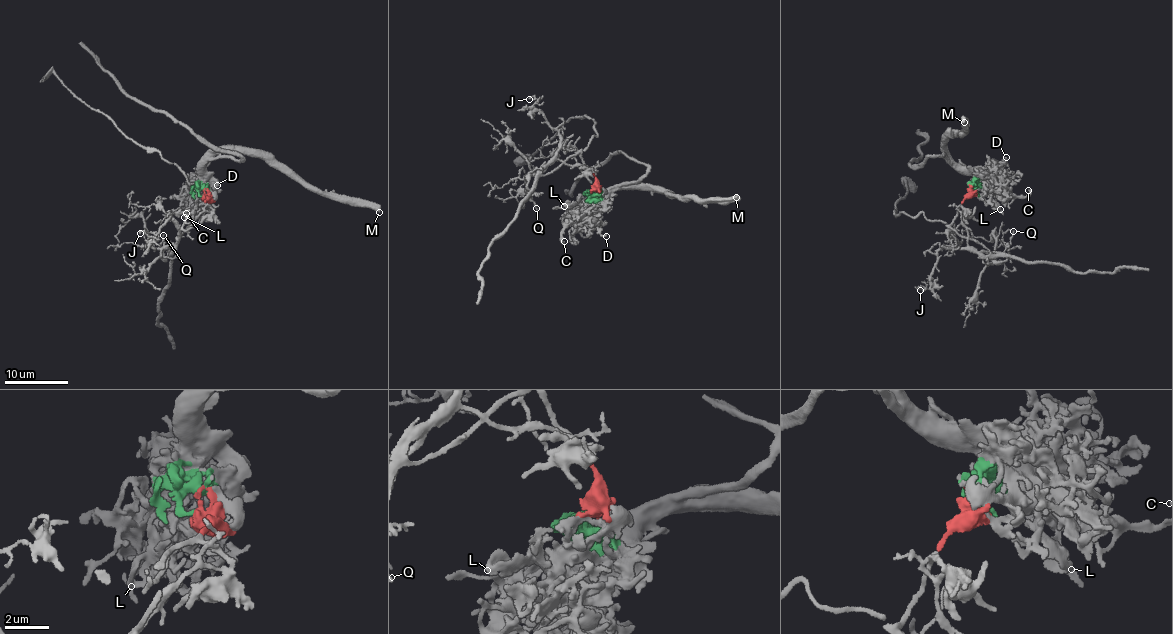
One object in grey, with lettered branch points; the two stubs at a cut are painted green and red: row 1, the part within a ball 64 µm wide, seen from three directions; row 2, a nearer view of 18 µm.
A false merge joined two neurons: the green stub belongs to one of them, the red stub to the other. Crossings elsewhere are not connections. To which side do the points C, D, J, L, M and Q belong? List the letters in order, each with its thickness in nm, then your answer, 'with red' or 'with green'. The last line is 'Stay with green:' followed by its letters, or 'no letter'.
C: 220 nm | with green
D: 160 nm | with green
J: 140 nm | with red
L: 360 nm | with green
M: 460 nm | with green
Q: 130 nm | with red
Stay with green: C, D, L, M

